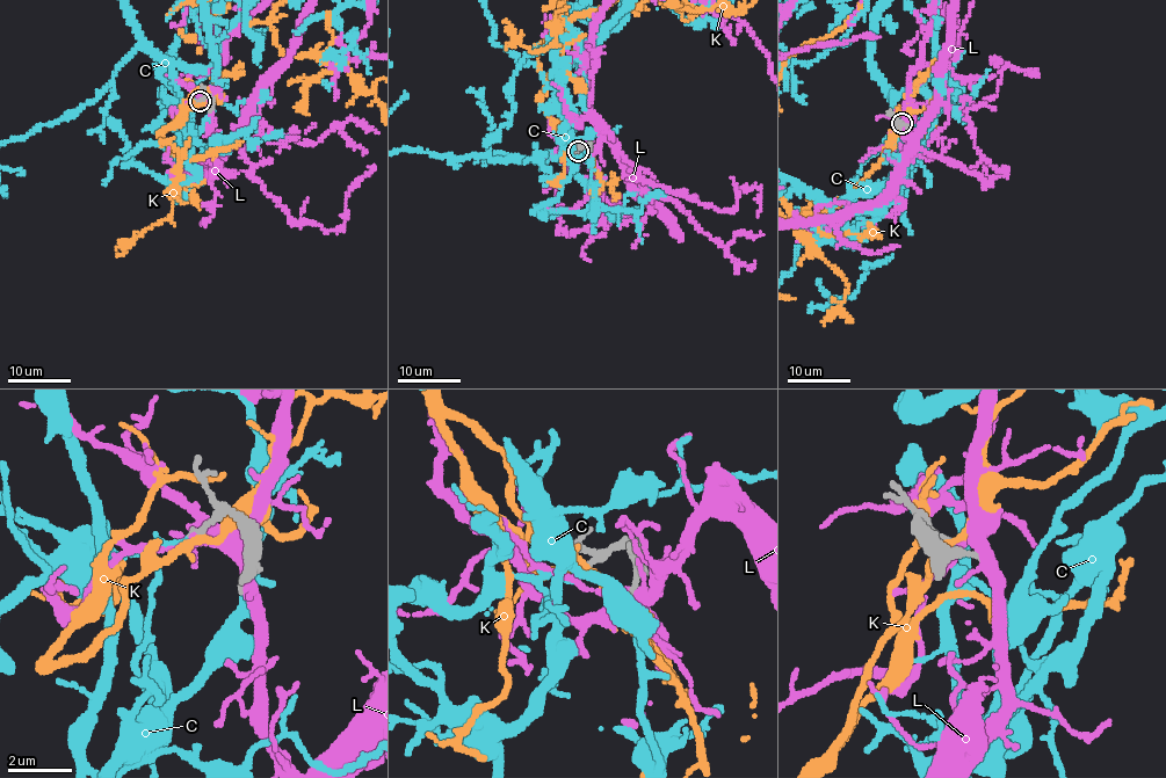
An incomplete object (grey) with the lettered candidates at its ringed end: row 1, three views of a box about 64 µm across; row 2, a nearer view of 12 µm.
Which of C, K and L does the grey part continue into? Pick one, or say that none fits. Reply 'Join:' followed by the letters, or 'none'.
Join: C

